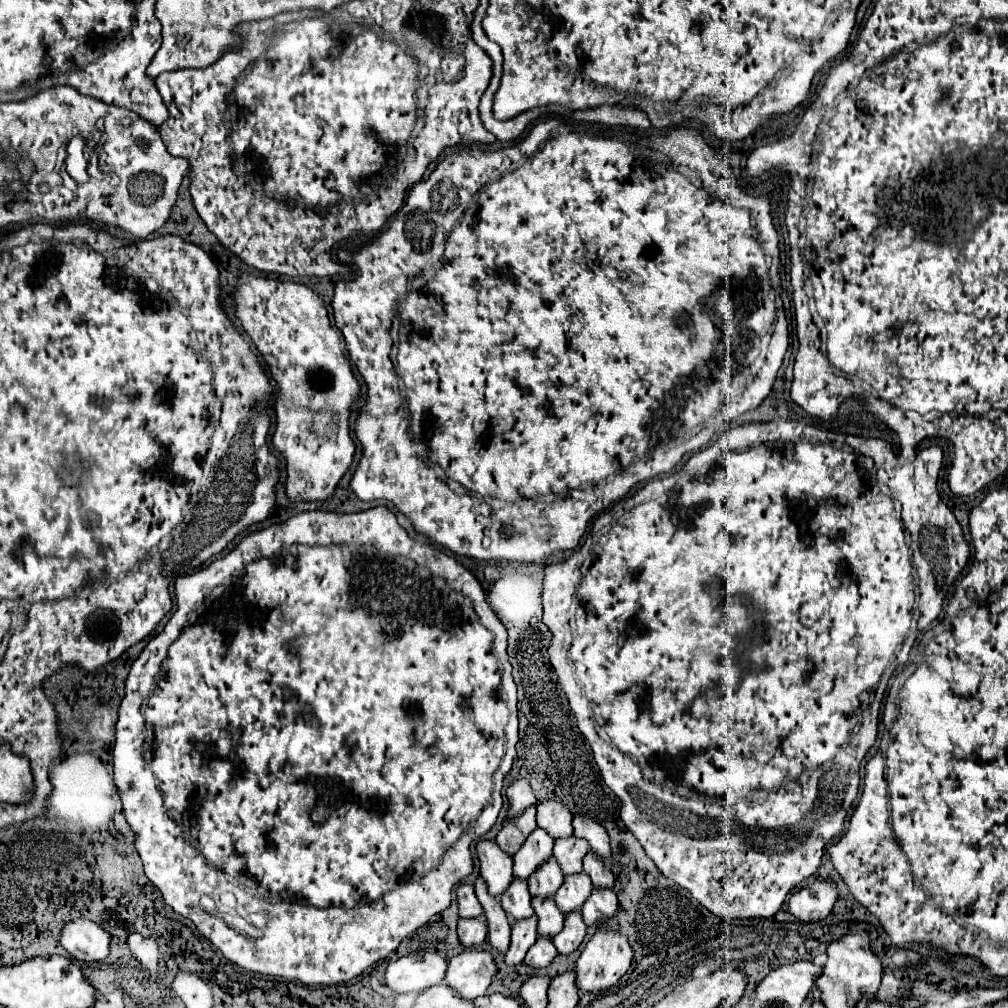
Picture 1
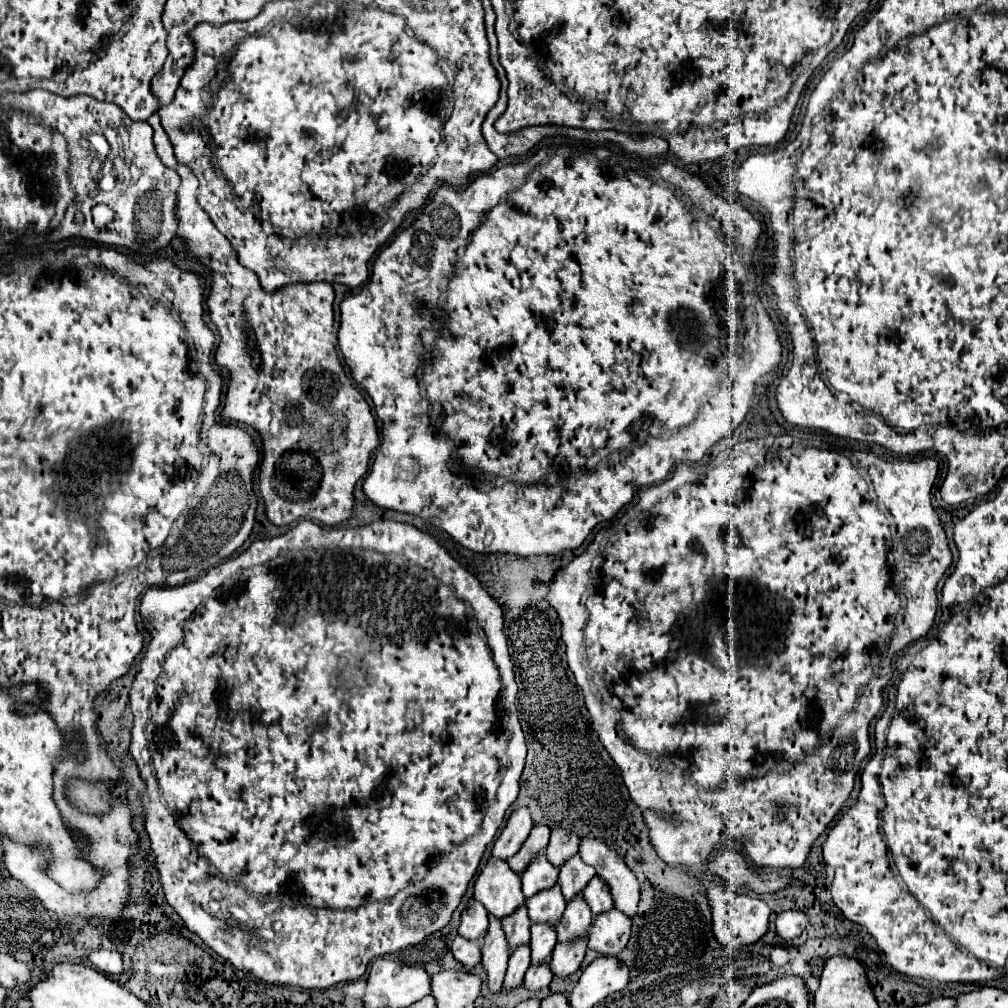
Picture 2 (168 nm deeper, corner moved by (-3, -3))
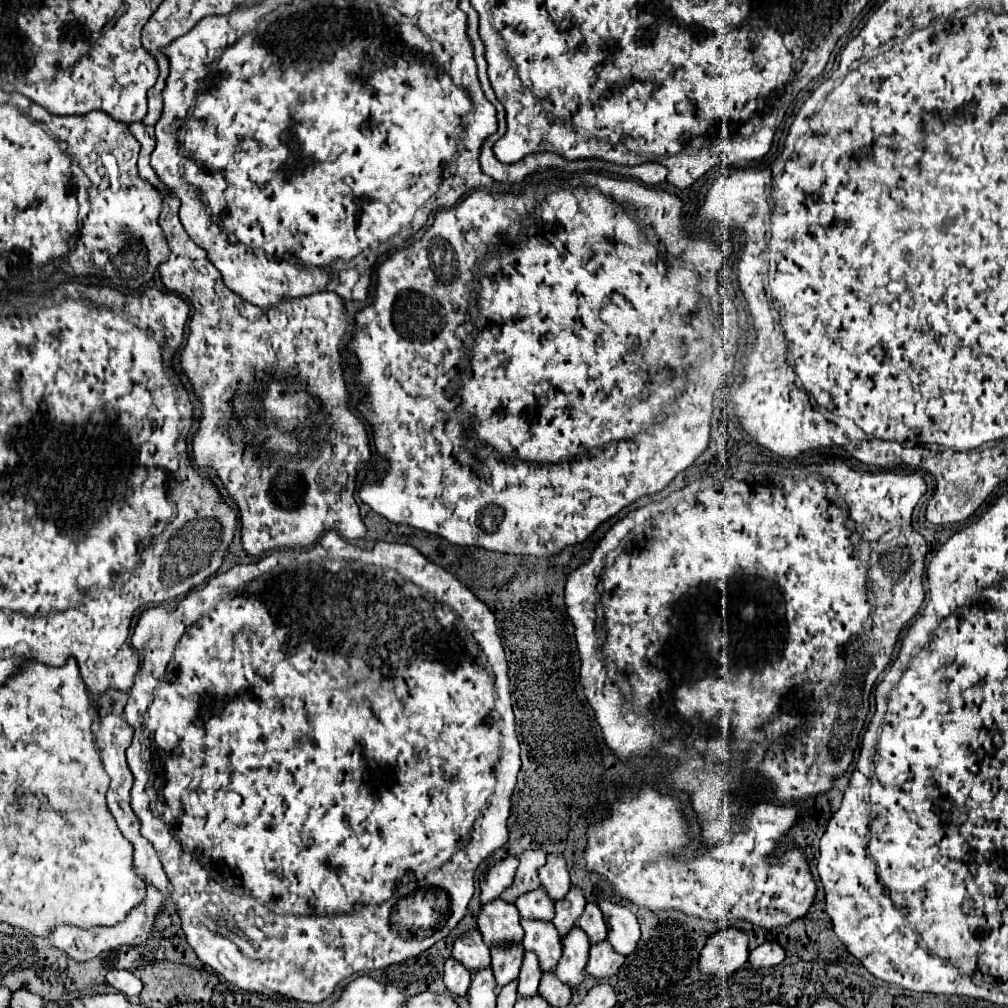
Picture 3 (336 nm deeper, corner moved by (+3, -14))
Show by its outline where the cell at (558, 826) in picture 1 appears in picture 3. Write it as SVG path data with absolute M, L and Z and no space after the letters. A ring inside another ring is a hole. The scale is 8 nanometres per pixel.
M548 854L548 862L540 868L540 882L550 894L552 900L560 900L566 896L570 888L570 876L566 868L566 860L558 854Z

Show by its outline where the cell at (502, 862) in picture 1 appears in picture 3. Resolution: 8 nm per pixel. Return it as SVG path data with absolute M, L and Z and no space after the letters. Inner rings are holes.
M494 898L480 906L478 930L488 946L520 940L524 930L520 926L520 912L514 904Z

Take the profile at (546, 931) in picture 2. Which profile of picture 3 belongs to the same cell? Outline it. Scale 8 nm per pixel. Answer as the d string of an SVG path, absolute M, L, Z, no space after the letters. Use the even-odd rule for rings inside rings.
M532 950L524 952L524 962L522 962L522 970L518 976L518 994L520 996L532 996L538 990L542 978L542 970L538 964L538 956L534 956Z

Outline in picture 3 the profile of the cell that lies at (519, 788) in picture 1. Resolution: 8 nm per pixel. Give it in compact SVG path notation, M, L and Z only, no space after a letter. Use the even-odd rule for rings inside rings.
M510 856L510 858L502 858L494 864L488 866L486 874L480 876L480 902L486 904L492 898L498 898L514 880L518 868L518 858Z

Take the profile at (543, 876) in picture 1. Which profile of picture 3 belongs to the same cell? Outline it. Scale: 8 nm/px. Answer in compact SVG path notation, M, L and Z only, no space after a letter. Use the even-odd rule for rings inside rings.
M522 918L520 924L524 928L522 946L526 950L532 950L538 954L542 972L554 970L558 958L562 956L560 936L558 936L558 930L554 928L554 924L546 922L546 920L528 920L528 918Z

